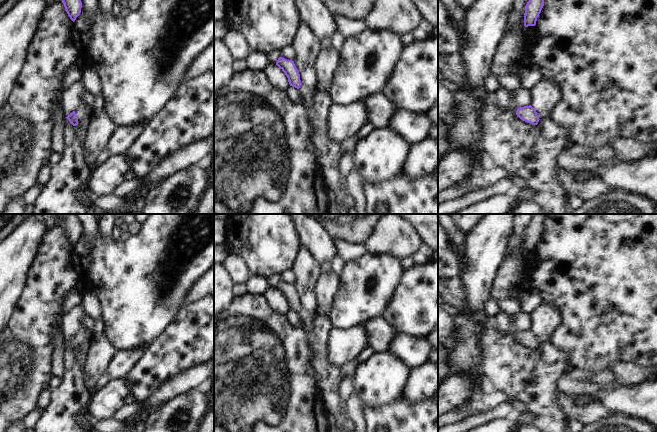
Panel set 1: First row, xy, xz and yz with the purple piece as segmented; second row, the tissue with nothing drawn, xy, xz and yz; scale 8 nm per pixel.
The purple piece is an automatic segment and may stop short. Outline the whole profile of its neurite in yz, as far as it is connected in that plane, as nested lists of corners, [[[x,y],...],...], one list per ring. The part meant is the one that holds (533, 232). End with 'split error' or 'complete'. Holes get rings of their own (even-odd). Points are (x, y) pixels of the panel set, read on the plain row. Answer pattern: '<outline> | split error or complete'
[[[533,214],[533,219],[525,230],[524,250],[535,250],[544,230],[544,219],[547,214]]] | complete

